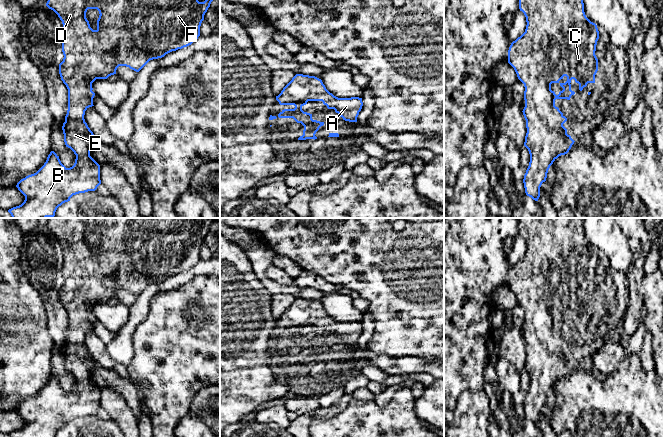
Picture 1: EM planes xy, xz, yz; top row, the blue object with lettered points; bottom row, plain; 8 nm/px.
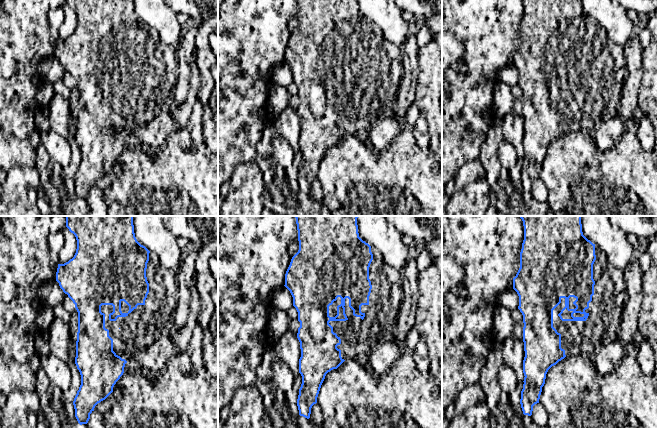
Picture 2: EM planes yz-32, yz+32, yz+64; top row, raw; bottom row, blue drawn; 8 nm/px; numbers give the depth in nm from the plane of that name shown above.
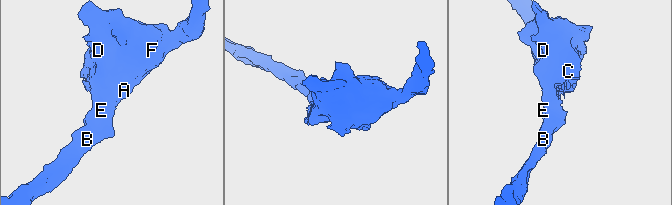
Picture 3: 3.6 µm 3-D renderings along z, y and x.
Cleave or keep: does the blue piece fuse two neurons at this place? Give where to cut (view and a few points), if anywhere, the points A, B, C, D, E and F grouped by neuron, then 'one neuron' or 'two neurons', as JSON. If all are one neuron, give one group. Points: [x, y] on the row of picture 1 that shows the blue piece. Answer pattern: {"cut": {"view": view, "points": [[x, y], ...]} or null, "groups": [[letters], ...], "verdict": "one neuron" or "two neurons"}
{"cut": null, "groups": [["A", "B", "C", "D", "E", "F"]], "verdict": "one neuron"}

